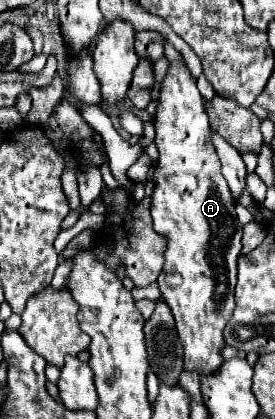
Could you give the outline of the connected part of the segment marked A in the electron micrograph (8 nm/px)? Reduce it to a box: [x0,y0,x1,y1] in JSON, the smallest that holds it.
[151,62,241,374]

